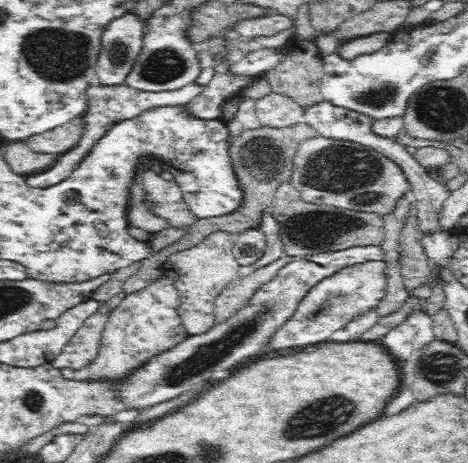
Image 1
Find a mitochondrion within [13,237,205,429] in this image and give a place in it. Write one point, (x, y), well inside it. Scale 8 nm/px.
(34, 400)

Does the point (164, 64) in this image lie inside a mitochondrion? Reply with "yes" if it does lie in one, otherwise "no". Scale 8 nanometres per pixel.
yes

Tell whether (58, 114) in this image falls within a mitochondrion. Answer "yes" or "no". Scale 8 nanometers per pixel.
no

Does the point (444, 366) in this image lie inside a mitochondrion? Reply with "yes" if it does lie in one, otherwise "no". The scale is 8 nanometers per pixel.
yes

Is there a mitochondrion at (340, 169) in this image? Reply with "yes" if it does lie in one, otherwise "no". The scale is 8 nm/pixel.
yes

